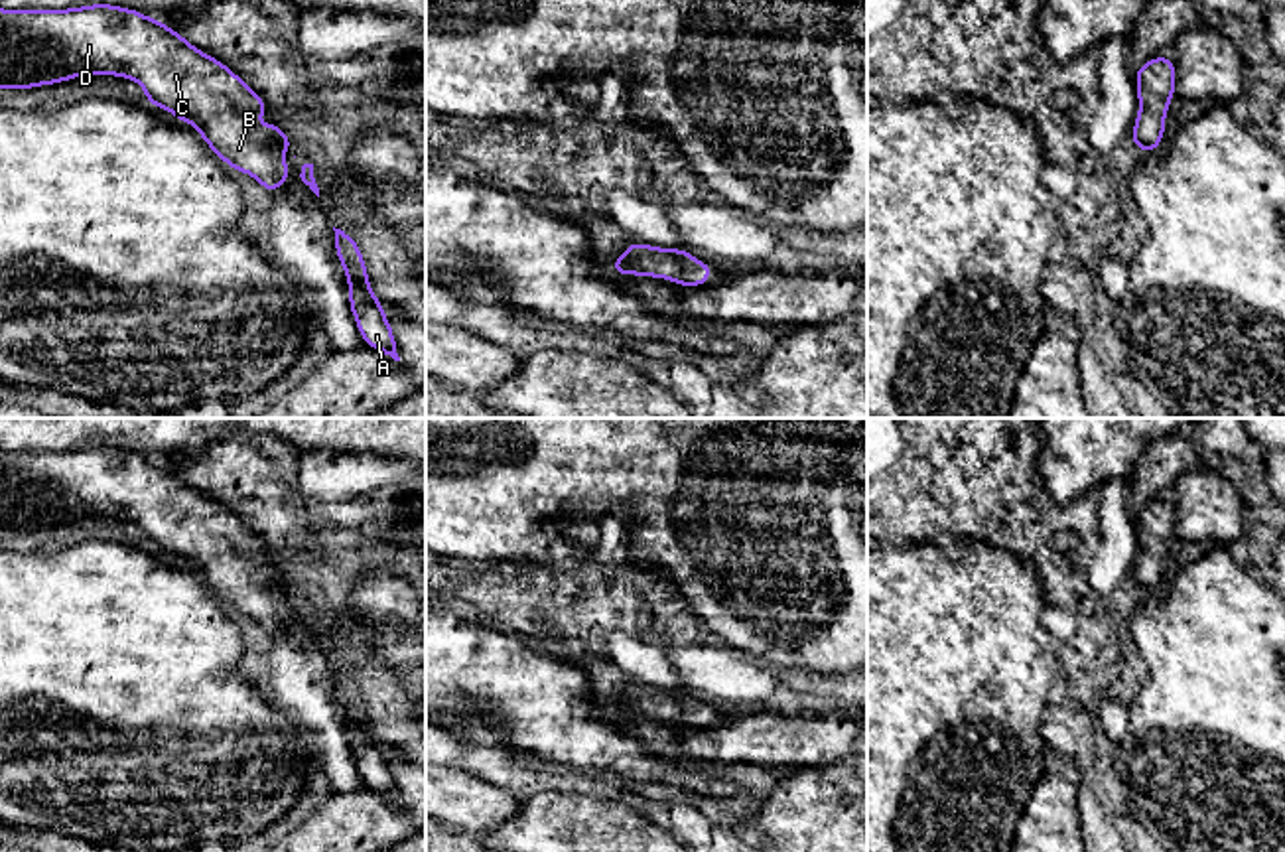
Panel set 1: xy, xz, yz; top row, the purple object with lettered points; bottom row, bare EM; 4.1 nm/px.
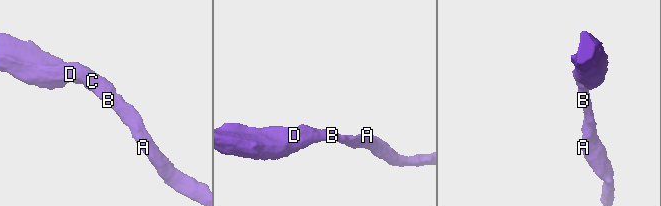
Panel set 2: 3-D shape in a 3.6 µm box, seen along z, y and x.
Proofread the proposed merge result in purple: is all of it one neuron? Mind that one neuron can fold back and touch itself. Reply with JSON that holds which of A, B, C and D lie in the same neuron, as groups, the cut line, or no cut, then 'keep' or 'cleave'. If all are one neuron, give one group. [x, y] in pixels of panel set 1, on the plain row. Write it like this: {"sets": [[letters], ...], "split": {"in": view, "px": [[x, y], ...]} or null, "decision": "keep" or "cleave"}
{"sets": [["A", "B", "C", "D"]], "split": null, "decision": "keep"}

